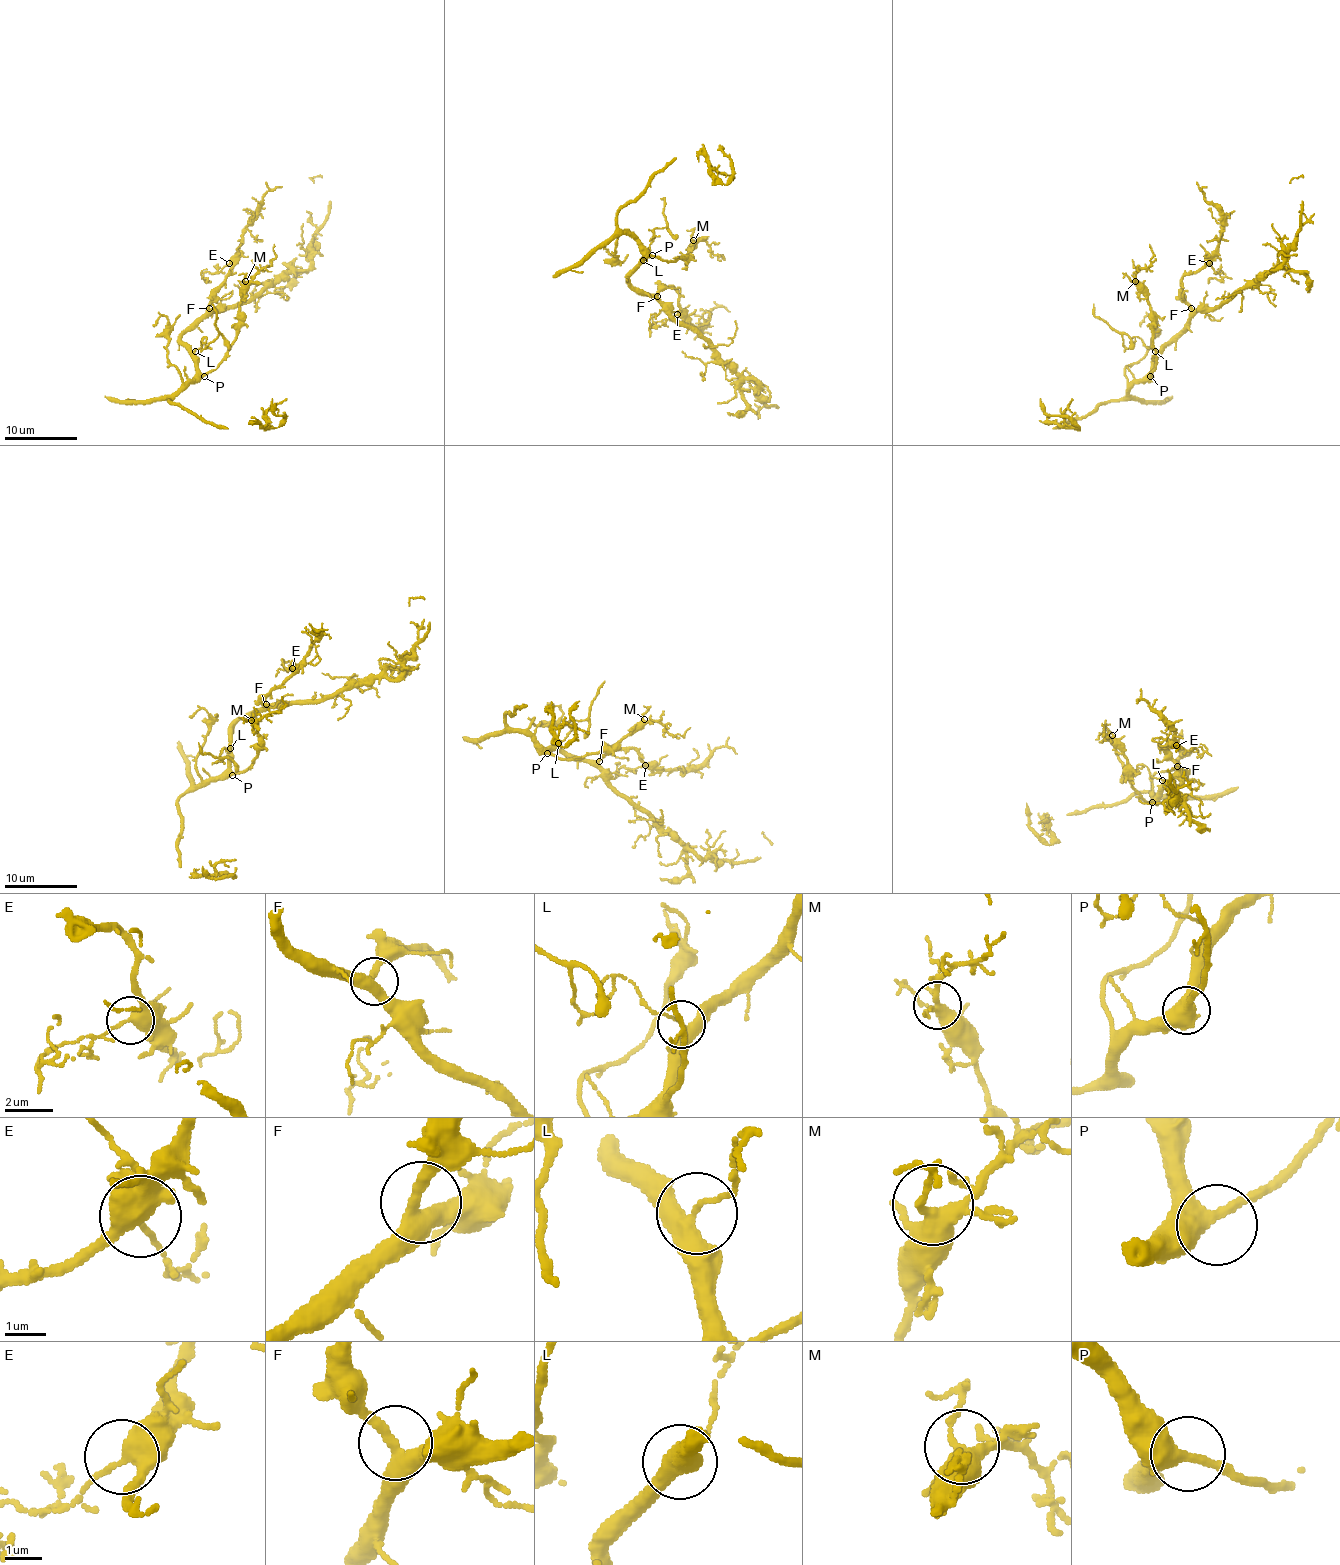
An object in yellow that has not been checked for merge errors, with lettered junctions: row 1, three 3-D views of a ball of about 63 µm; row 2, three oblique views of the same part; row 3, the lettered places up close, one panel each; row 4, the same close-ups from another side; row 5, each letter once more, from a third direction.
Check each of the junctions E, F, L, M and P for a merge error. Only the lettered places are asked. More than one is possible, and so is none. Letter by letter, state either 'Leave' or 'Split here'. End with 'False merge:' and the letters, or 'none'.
E: Leave
F: Leave
L: Leave
M: Leave
P: Leave
False merge: none

